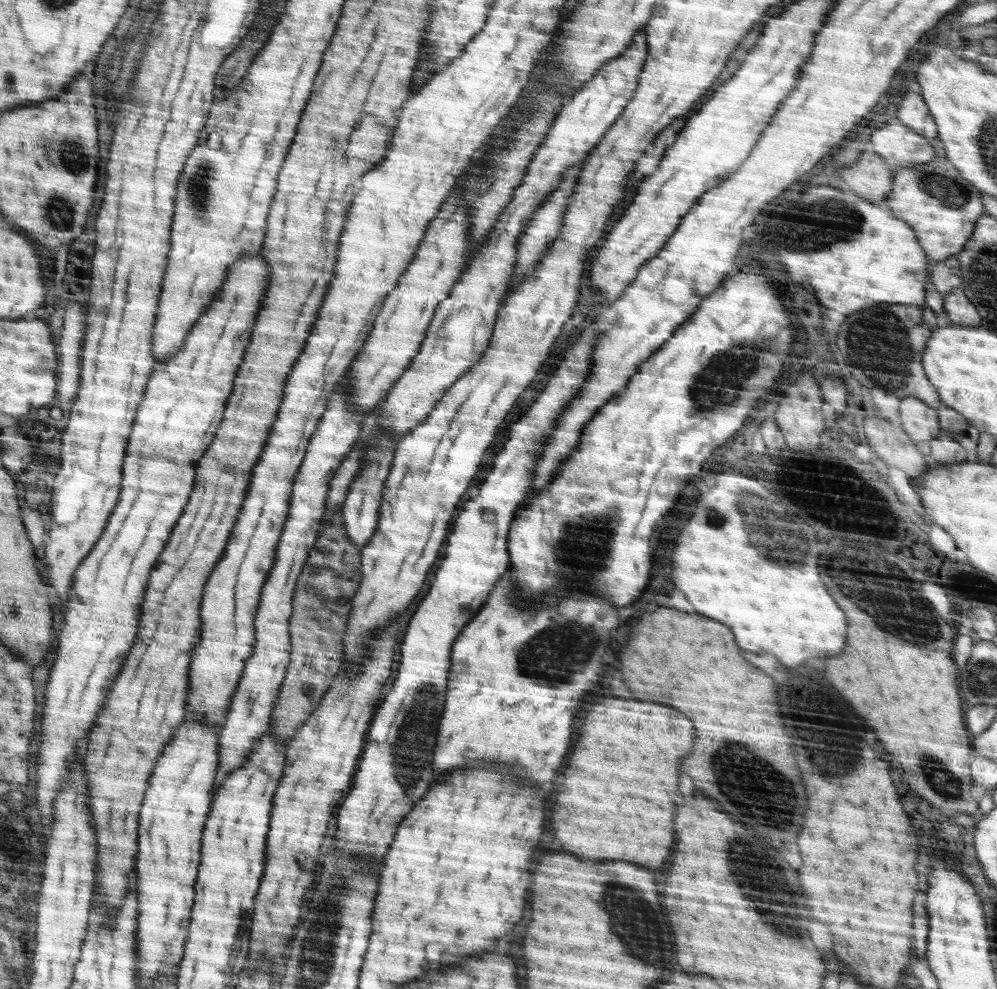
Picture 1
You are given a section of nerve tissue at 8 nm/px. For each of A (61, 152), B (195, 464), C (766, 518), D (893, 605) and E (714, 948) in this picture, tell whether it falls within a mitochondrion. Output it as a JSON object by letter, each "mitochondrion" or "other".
{"A":"mitochondrion","B":"other","C":"mitochondrion","D":"mitochondrion","E":"other"}

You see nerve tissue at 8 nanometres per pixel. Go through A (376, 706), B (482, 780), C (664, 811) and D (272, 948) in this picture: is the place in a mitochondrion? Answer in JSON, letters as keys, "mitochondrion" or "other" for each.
{"A":"other","B":"other","C":"other","D":"other"}

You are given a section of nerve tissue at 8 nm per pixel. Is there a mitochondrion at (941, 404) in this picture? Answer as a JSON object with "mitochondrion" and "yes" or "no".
{"mitochondrion":"no"}

